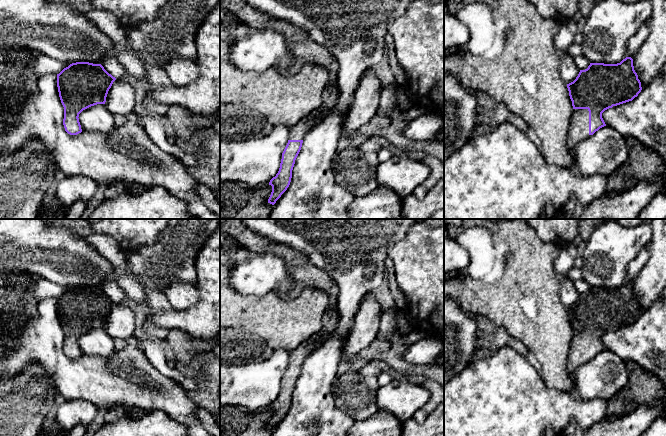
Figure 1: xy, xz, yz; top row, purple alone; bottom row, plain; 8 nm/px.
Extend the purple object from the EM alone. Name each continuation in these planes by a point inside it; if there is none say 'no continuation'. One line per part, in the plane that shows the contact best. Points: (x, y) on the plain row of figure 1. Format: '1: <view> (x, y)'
1: yz (579, 351)

